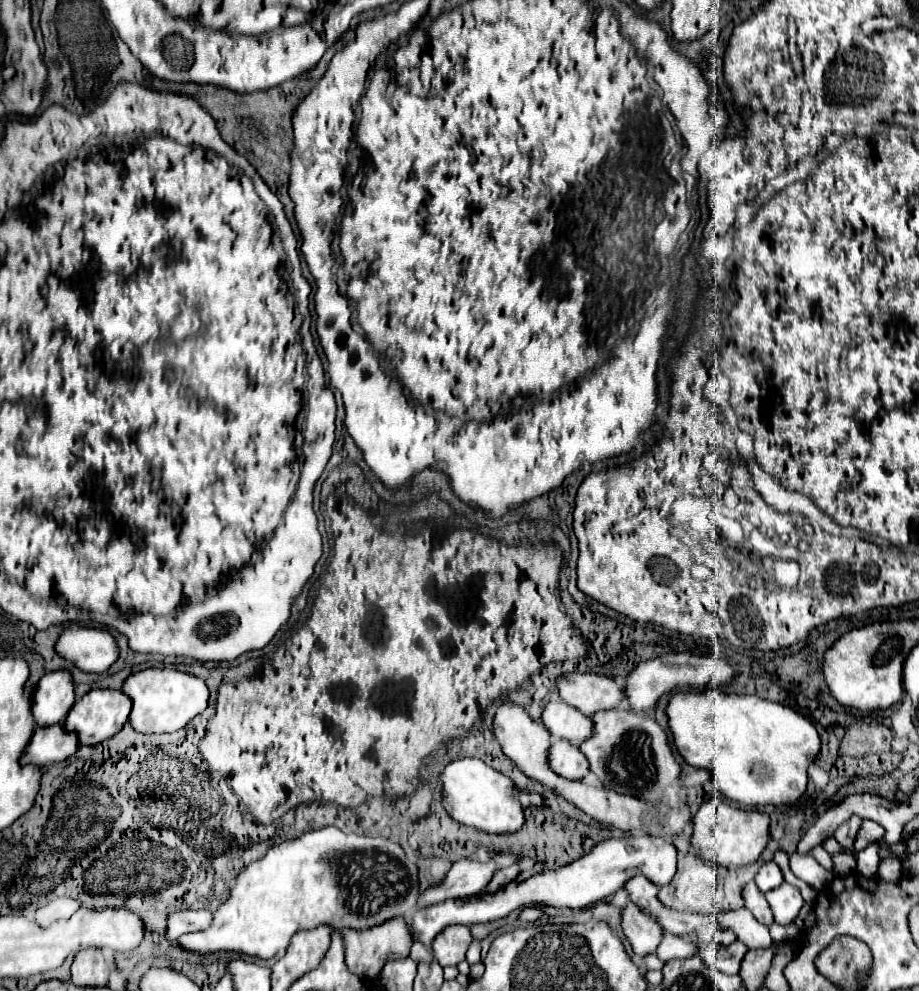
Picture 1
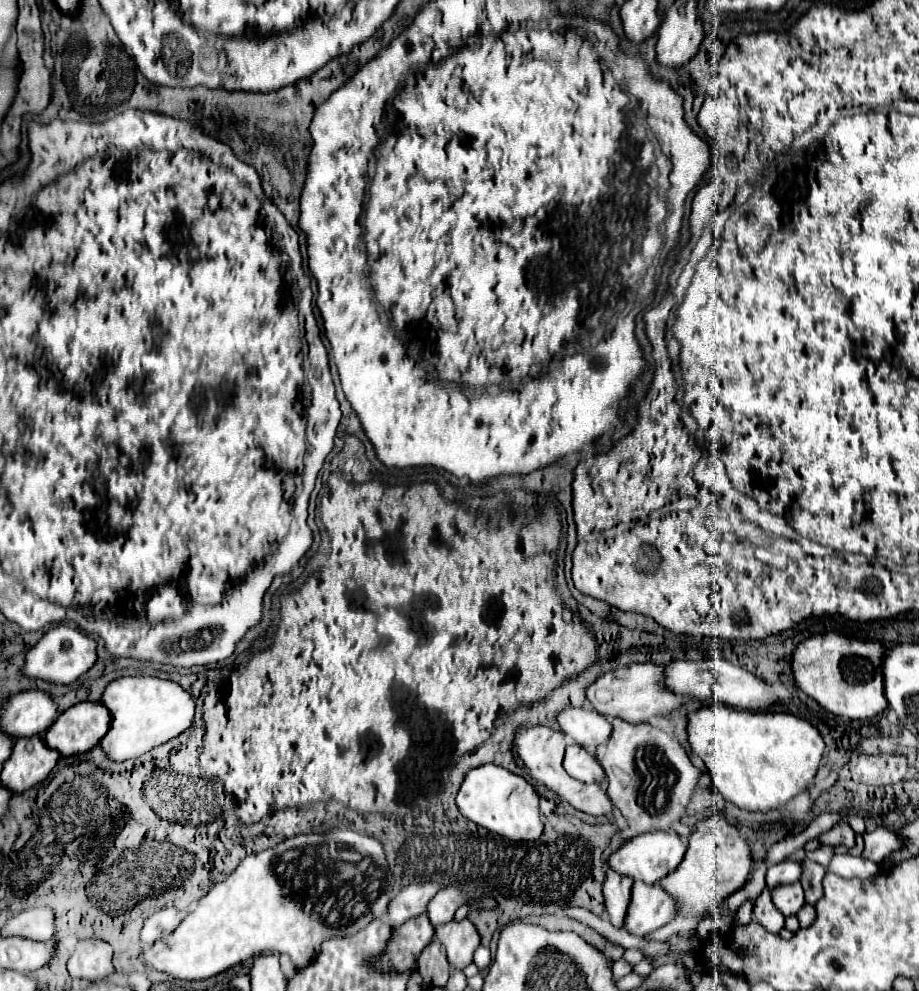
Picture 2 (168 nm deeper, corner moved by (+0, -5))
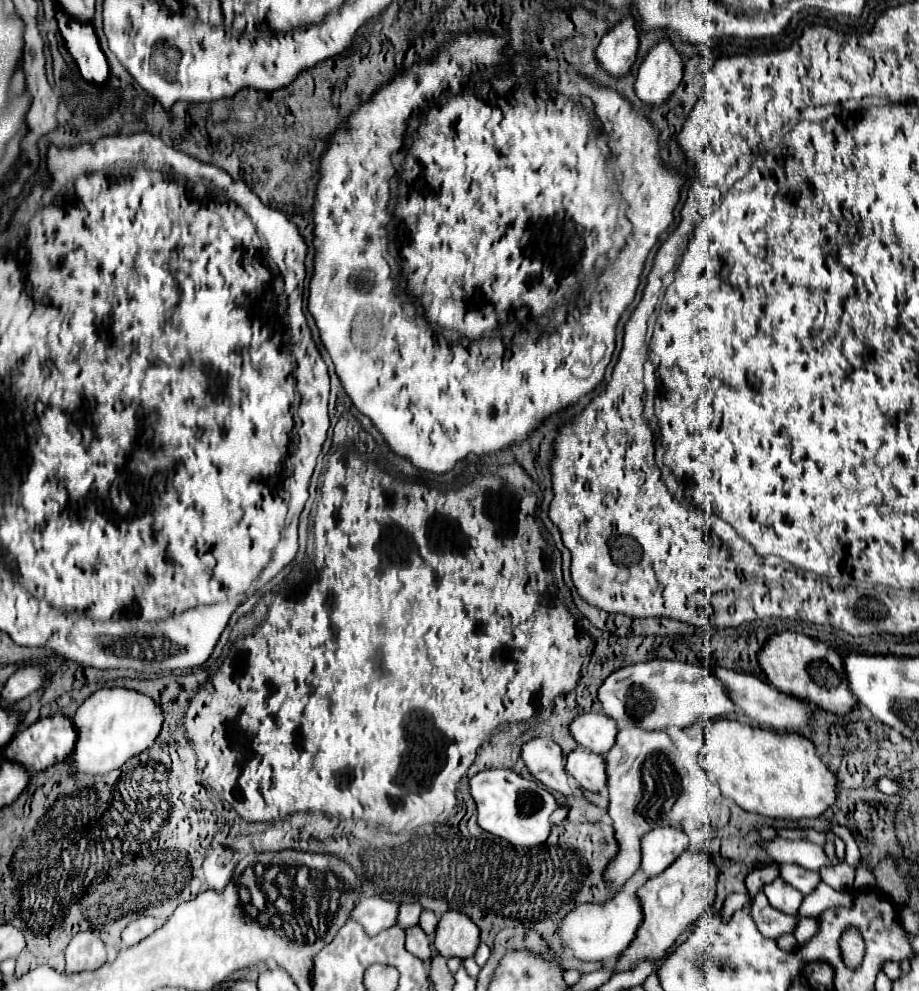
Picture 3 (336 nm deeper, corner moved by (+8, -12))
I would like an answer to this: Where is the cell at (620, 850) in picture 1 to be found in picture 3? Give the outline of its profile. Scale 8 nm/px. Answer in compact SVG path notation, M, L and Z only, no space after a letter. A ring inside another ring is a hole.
M658 827L642 837L642 871L648 877L662 873L688 849L688 835L676 827Z

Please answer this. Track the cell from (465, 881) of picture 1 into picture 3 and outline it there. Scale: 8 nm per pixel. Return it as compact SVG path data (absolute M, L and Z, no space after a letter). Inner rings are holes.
M360 897L358 905L354 905L354 909L350 911L352 921L358 921L362 925L362 929L374 937L378 935L382 929L388 929L392 925L396 925L396 913L398 913L398 905L400 903L392 903L392 901L384 901L382 897Z

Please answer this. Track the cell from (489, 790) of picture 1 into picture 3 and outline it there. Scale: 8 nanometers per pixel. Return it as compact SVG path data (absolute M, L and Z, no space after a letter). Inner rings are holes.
M510 769L480 771L470 779L470 791L478 807L478 825L516 847L534 847L548 839L550 815L560 807L554 795L540 783L520 777Z

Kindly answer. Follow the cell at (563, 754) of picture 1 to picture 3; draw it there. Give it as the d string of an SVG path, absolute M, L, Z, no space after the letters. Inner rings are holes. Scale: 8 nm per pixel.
M586 749L572 751L566 759L566 773L588 791L598 793L606 789L606 757L598 753Z

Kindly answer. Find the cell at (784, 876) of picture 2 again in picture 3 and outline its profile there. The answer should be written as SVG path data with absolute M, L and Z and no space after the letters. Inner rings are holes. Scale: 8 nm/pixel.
M780 865L780 877L790 883L792 887L800 889L804 895L812 893L818 883L820 883L820 875L808 869L802 869L800 865Z

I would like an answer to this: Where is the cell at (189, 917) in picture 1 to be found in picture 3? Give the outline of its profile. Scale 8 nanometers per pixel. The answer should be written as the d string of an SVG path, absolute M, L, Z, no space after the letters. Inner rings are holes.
M138 917L132 923L128 923L126 929L122 931L122 943L134 945L134 943L142 941L146 935L150 935L154 929L156 929L156 923L152 917Z

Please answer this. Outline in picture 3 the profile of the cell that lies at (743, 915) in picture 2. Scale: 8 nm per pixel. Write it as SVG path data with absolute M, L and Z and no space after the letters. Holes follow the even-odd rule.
M772 863L766 865L766 867L754 869L754 873L750 873L748 879L746 879L746 888L750 903L752 903L758 891L762 891L762 887L764 887L766 883L774 881L778 875L780 875L778 865L772 865Z

